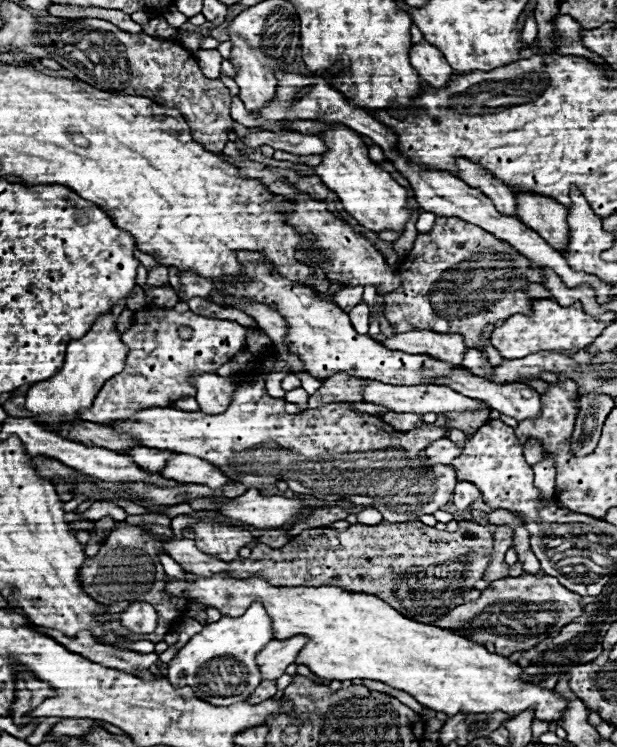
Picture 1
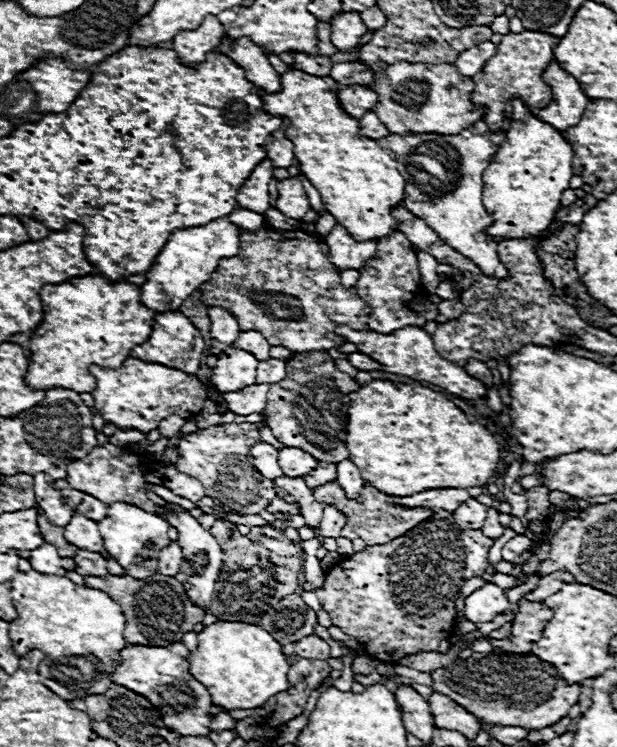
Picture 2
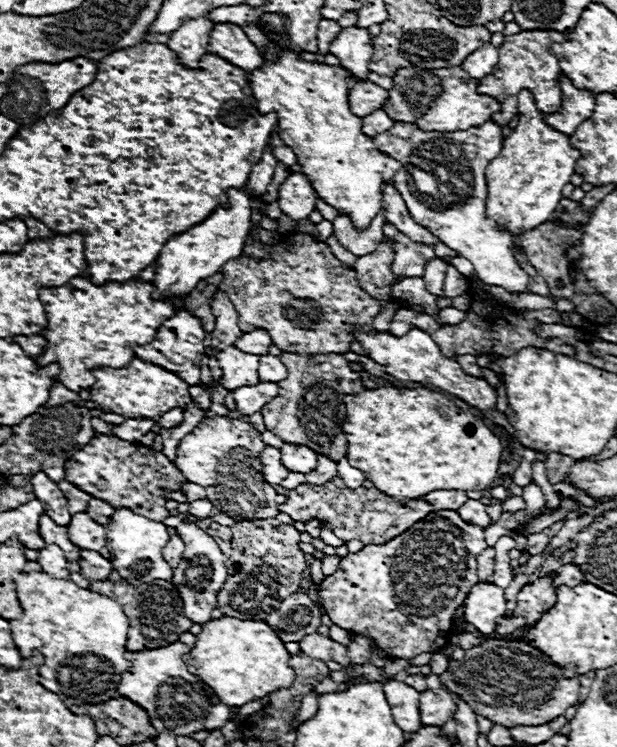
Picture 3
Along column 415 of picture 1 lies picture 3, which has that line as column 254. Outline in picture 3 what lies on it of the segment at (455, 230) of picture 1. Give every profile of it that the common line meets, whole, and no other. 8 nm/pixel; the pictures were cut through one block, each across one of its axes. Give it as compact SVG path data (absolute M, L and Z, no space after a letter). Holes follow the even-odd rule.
M288 234L280 244L268 246L262 242L246 240L244 256L240 260L230 260L222 268L224 280L218 286L220 292L226 292L236 312L240 314L242 332L252 332L256 328L268 330L272 342L284 350L294 354L346 354L350 352L350 344L354 342L352 330L372 332L372 320L380 314L380 300L372 298L358 284L356 272L342 266L342 262L332 254L330 246L324 242L316 242L308 234Z

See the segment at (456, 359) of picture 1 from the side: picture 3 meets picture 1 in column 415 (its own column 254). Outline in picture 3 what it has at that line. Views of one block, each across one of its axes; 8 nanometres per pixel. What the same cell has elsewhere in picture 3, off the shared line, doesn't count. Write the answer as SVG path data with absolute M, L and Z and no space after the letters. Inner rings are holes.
M254 330L254 332L242 334L240 340L236 340L234 346L240 348L242 352L252 352L252 354L260 354L262 356L272 346L272 340L270 340L270 334L266 330Z

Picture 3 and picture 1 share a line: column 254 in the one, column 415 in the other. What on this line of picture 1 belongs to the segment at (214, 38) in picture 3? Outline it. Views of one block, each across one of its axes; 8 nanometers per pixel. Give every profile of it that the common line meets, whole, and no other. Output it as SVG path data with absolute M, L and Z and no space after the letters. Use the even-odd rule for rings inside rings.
M426 40L412 46L410 60L412 66L418 70L420 78L426 84L432 84L432 88L444 88L444 84L448 84L450 76L454 74L454 70L444 60L444 56L440 56L440 52Z

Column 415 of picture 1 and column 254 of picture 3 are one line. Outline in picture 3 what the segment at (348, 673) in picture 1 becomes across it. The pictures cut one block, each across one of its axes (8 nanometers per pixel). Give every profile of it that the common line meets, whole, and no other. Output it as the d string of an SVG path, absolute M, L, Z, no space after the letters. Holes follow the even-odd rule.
M222 616L202 626L196 646L184 656L188 672L204 680L228 706L244 706L254 698L264 698L280 688L290 688L294 670L288 666L290 654L280 636L264 620L238 620Z

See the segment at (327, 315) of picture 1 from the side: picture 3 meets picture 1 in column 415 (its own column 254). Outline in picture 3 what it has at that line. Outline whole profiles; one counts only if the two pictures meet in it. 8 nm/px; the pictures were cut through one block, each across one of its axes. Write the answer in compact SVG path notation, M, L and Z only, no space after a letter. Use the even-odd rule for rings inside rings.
M228 346L226 350L218 352L216 358L218 358L220 368L224 372L220 384L226 390L234 390L240 386L252 386L252 384L260 382L260 378L258 378L260 356L246 354L234 346Z

